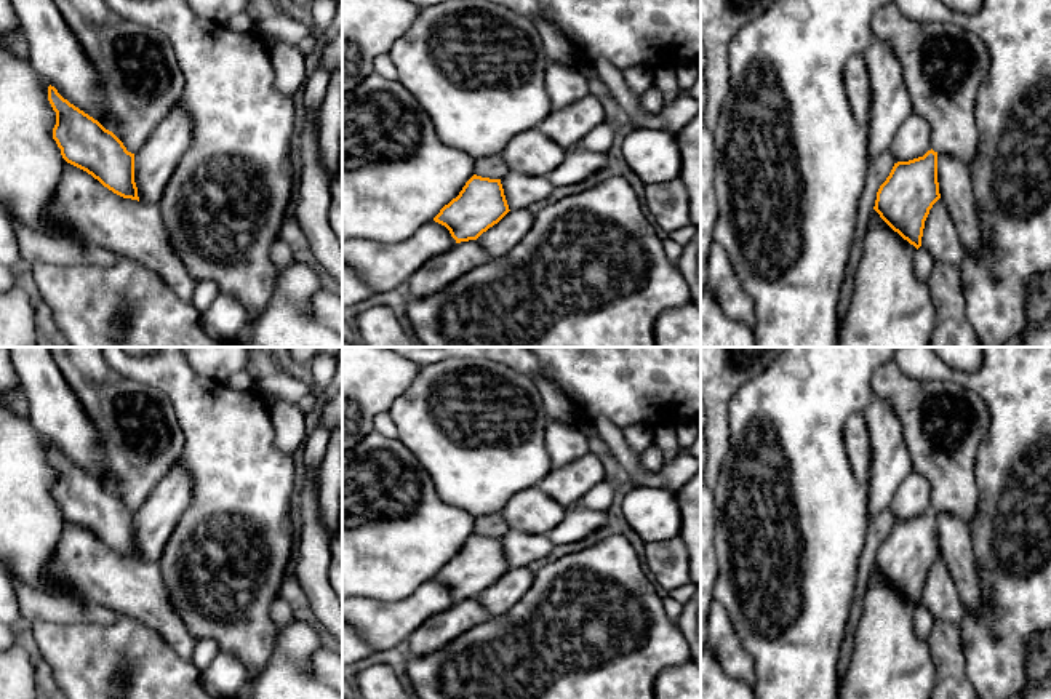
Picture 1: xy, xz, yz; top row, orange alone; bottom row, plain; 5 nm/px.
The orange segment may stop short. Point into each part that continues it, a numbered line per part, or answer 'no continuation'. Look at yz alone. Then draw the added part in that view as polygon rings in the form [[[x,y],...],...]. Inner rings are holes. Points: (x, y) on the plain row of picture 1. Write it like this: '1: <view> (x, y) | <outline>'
1: yz (954, 535) | [[[937,512],[937,541],[941,558],[955,581],[965,609],[981,616],[987,597],[973,552],[971,528],[957,515]]]

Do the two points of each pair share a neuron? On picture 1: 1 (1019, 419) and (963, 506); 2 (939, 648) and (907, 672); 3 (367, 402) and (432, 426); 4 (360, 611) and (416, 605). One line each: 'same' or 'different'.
1: different
2: different
3: different
4: same

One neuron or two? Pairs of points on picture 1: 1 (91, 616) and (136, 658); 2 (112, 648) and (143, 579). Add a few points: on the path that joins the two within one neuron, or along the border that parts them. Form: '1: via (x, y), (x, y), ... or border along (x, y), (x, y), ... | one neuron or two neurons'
1: border along (123, 616), (111, 624), (64, 624) | two neurons
2: border along (123, 615), (159, 634) | two neurons

